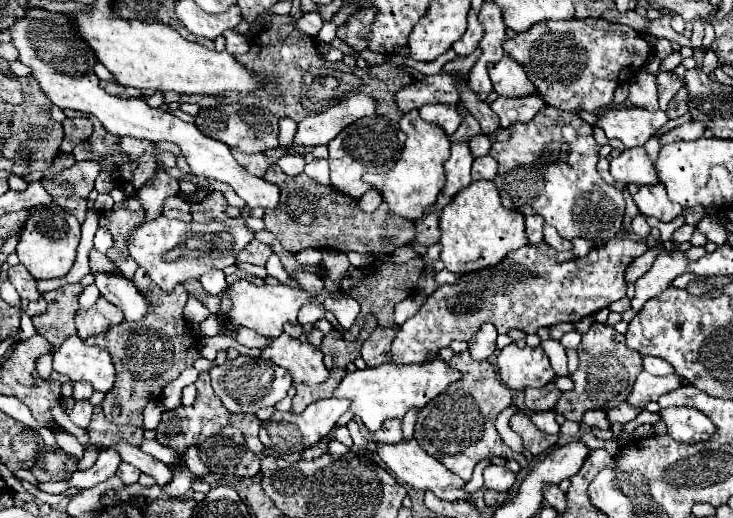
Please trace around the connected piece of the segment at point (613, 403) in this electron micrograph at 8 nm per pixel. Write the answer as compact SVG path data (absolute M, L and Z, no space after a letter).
M592 324L590 330L582 336L578 346L578 370L572 374L574 390L562 392L558 404L554 406L556 414L562 414L566 420L582 422L586 410L610 410L616 408L622 400L630 396L630 388L636 376L642 372L642 356L626 346L624 336L606 324Z

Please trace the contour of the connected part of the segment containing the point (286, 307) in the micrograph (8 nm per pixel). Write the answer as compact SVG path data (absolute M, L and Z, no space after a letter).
M238 280L232 288L224 292L232 300L232 310L228 314L228 326L236 332L240 326L252 328L260 336L266 338L276 338L284 332L284 324L296 324L298 322L298 312L304 304L312 300L312 296L304 288L292 288L288 284L276 284L276 286L256 286L248 280Z

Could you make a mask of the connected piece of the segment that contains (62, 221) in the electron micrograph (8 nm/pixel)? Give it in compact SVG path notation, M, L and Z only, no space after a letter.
M40 206L34 208L20 232L20 242L16 254L20 262L36 280L48 280L66 276L76 258L76 246L80 242L80 222L58 206Z

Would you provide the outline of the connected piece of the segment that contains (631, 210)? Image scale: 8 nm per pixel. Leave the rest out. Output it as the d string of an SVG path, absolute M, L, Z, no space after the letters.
M626 188L626 194L624 194L624 198L626 198L626 214L624 214L624 228L628 230L628 228L630 228L630 222L634 220L634 216L638 216L638 214L640 214L640 210L638 210L638 206L634 204L634 200L632 200L632 194L628 192L628 188Z

